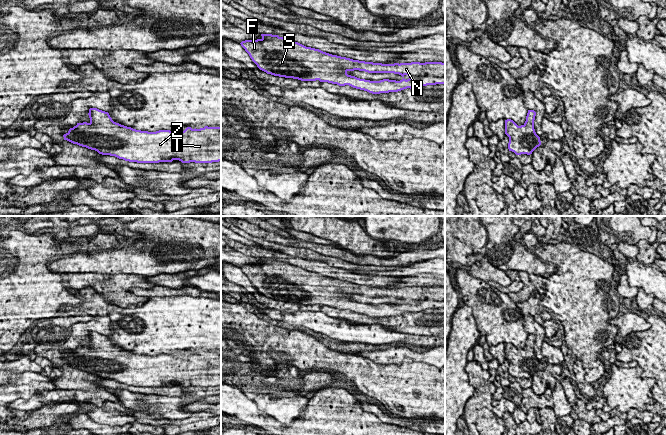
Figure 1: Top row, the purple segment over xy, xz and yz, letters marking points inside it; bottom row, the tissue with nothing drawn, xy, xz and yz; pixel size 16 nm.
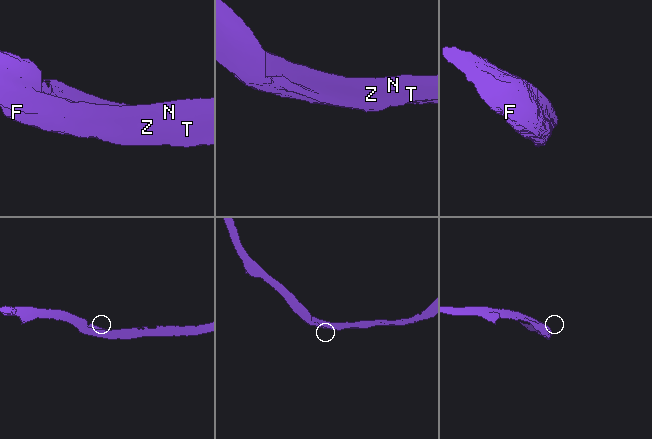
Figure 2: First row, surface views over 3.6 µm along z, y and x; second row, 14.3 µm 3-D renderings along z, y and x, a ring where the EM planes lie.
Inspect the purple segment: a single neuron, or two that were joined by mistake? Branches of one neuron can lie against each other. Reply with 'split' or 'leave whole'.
leave whole

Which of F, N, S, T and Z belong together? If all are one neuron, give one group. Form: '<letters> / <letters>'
F N S T Z

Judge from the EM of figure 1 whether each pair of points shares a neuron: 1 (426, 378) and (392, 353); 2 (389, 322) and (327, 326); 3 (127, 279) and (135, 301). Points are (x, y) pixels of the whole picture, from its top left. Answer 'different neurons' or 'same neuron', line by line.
1: different neurons
2: different neurons
3: same neuron

